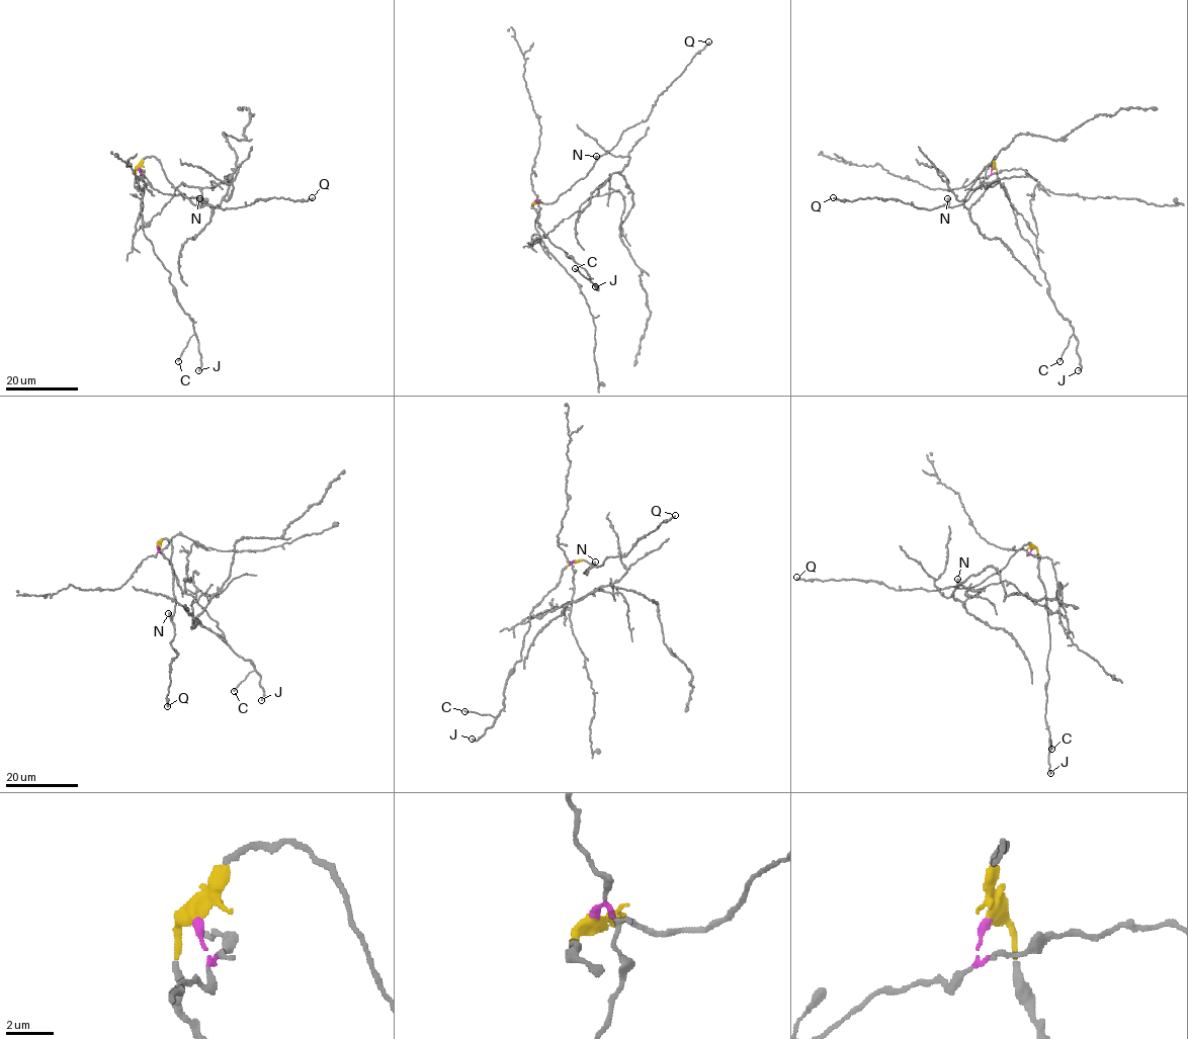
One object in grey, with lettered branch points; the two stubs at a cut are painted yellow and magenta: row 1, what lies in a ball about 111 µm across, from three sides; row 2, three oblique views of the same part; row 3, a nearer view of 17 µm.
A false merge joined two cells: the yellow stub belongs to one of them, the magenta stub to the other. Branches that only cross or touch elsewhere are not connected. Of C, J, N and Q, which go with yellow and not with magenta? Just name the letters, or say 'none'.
C, J, N, Q

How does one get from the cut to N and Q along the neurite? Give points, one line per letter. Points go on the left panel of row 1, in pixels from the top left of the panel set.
N: (138, 167), (146, 157), (155, 156), (172, 185), (200, 207), (199, 198)
Q: (138, 167), (146, 157), (155, 156), (172, 185), (196, 206), (228, 208), (260, 199), (307, 200), (312, 197)

